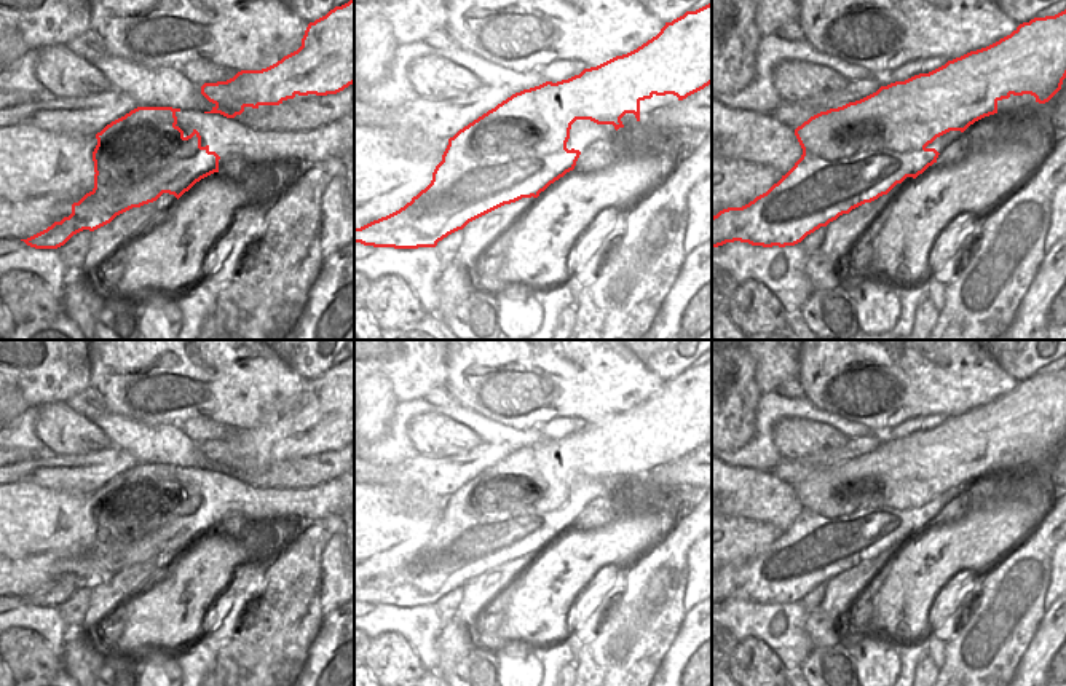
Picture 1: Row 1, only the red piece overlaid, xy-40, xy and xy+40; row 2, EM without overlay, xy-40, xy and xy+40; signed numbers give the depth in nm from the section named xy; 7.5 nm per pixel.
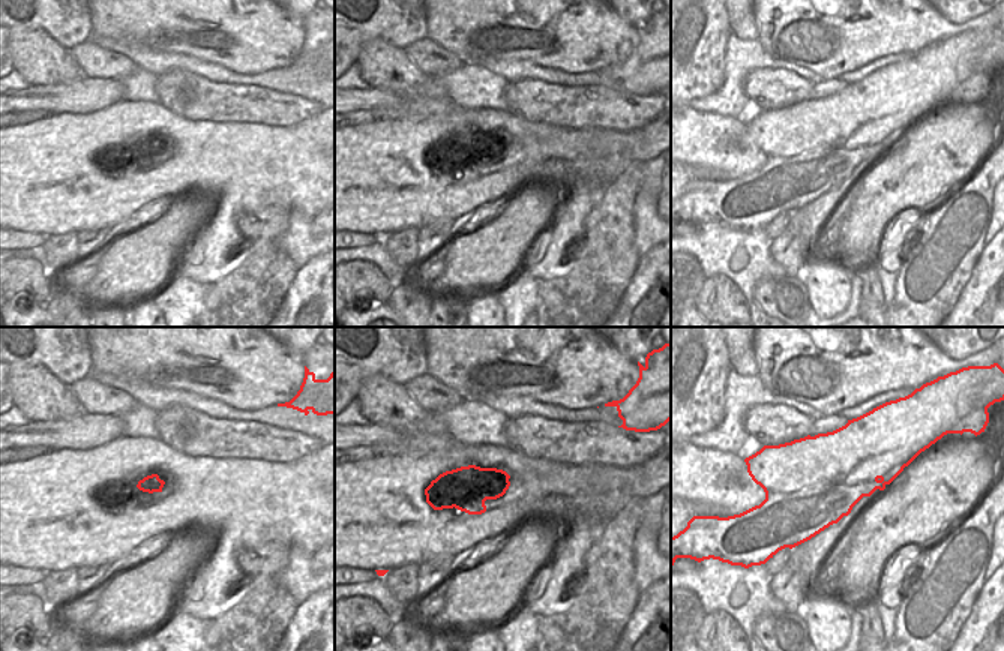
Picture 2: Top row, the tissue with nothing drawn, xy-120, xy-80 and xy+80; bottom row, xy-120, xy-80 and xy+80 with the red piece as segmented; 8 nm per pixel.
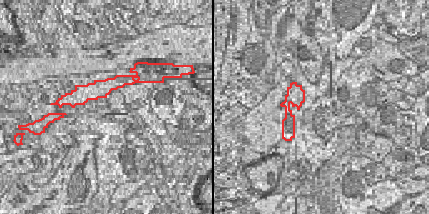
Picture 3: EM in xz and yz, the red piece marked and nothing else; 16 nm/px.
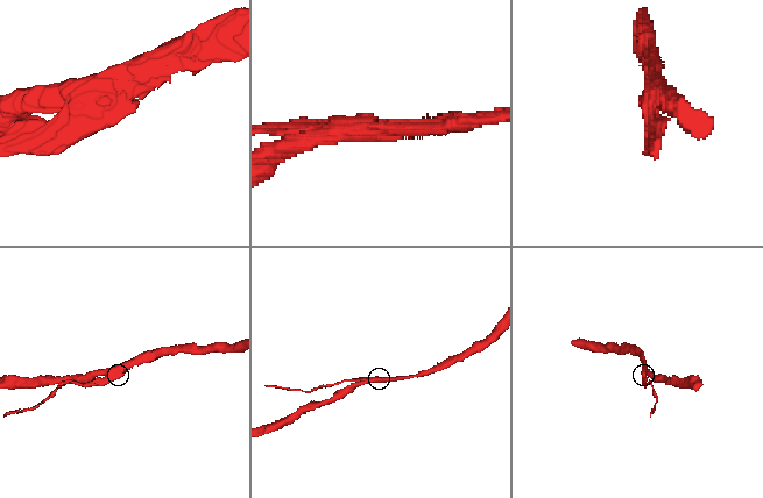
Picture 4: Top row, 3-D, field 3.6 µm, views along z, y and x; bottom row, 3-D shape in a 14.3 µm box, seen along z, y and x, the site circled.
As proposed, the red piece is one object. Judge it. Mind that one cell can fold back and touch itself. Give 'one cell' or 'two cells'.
two cells

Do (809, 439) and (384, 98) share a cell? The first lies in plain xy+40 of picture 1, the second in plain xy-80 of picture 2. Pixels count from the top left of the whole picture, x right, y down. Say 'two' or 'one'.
two

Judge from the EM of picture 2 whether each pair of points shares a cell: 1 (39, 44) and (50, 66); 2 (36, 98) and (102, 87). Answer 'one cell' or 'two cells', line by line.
1: one cell
2: one cell

